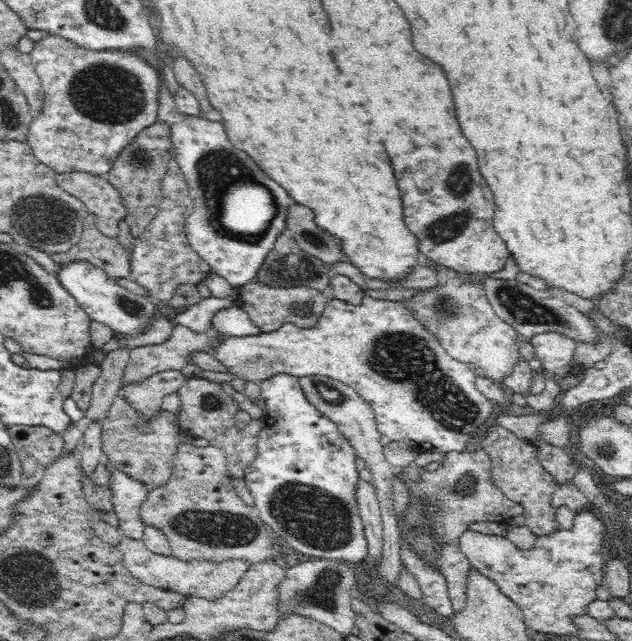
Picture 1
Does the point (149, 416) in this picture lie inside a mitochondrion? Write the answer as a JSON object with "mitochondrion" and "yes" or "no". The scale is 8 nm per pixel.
{"mitochondrion":"no"}

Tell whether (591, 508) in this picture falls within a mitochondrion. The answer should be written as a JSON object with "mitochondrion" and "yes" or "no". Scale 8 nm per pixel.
{"mitochondrion":"no"}

